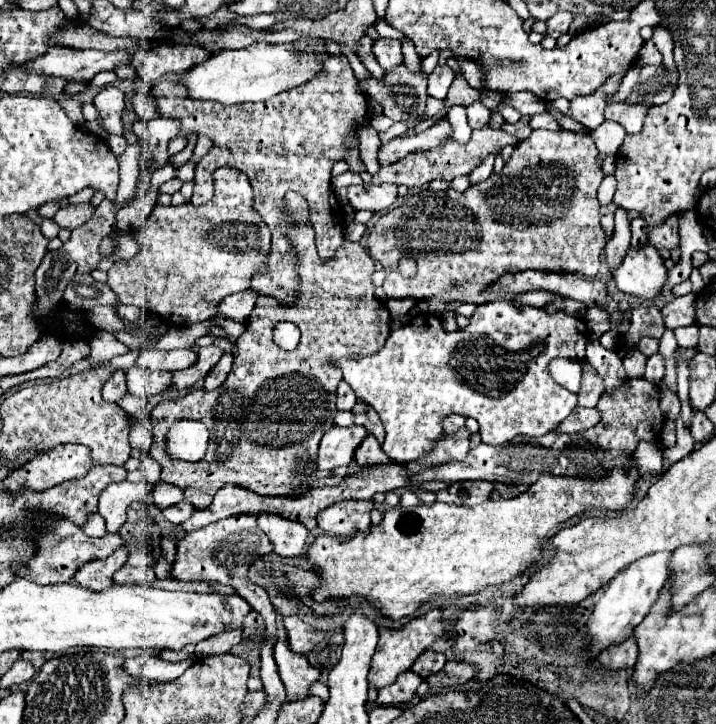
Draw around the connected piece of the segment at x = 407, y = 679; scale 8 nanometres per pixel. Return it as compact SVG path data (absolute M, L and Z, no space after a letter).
M411 670L405 674L399 674L391 686L379 690L377 706L403 706L403 704L407 704L415 696L415 690L419 684L421 684L421 678L417 674L413 674Z

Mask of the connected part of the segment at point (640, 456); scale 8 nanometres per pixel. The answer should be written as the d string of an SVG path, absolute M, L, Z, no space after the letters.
M641 442L635 450L635 460L637 460L637 470L639 476L653 474L661 476L663 474L663 450L661 444L657 442Z

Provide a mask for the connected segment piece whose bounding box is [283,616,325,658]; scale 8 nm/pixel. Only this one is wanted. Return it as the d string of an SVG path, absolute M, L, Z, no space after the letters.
M287 616L287 618L283 618L283 622L285 622L287 638L289 638L289 648L305 658L309 658L309 654L315 650L315 646L319 642L323 642L323 638L325 638L325 632L307 626L299 616Z

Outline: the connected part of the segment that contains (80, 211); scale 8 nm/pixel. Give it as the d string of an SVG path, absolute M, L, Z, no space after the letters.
M81 204L81 206L65 206L61 208L55 216L53 222L59 228L67 228L67 230L75 230L77 226L81 226L83 222L87 222L93 216L93 206L91 204Z

